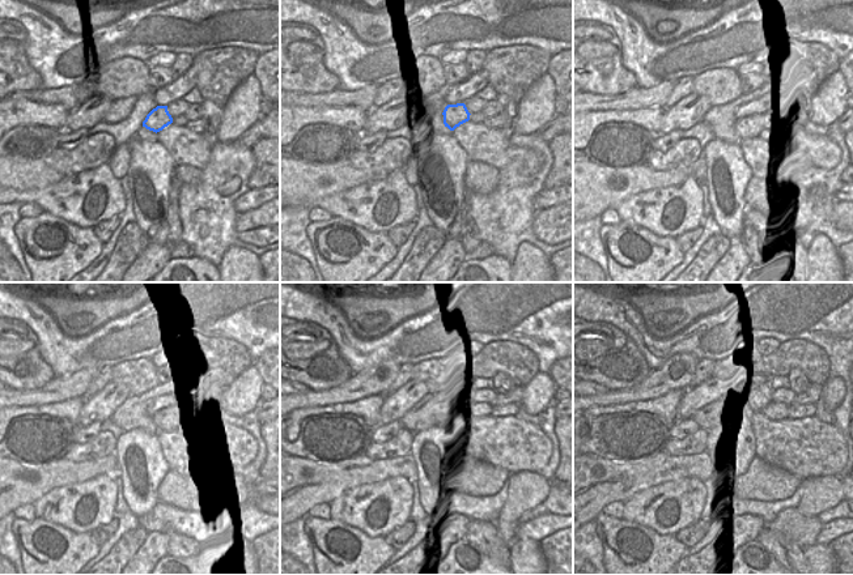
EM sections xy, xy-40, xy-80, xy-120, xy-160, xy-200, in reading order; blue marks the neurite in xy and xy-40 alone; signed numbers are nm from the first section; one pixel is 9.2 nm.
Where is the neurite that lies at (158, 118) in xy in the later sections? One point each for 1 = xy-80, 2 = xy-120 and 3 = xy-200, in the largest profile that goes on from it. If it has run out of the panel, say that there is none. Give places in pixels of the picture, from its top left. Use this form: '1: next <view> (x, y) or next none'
1: next xy-80 (754, 122)
2: next xy-120 (168, 404)
3: next xy-200 (764, 392)

